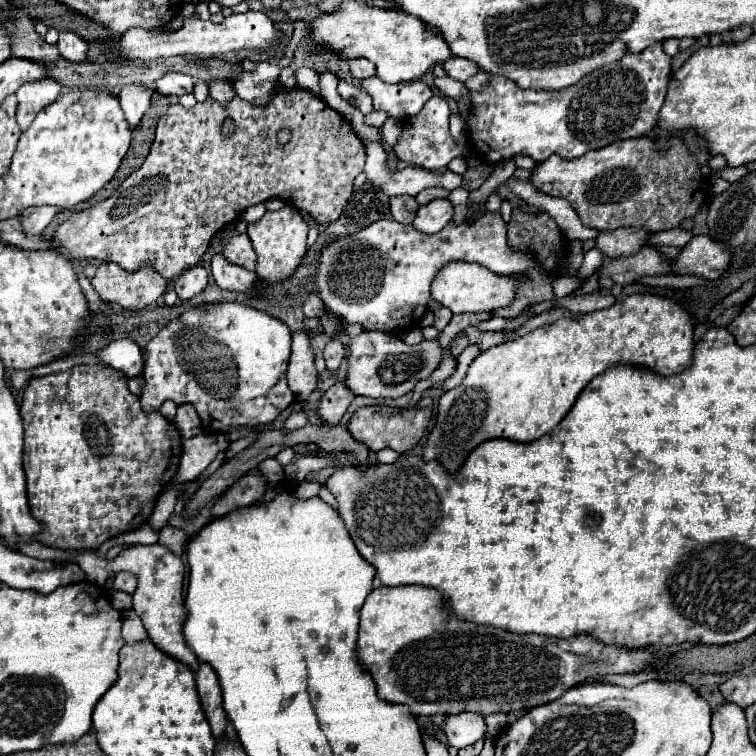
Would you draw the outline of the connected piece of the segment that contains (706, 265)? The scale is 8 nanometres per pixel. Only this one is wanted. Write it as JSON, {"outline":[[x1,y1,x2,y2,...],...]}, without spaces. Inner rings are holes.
{"outline":[[706,235,692,237,680,255,672,259,674,275,694,275,702,279,718,279,728,267,728,251,720,243,712,243]]}

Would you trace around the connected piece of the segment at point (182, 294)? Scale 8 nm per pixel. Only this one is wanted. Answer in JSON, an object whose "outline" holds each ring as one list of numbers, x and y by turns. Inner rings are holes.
{"outline":[[196,265,196,267,190,267,188,271,184,271,184,275,180,275,174,281,174,291,176,291,178,299,190,301,198,293,202,293,206,289,206,285,208,285,208,271,202,265]]}

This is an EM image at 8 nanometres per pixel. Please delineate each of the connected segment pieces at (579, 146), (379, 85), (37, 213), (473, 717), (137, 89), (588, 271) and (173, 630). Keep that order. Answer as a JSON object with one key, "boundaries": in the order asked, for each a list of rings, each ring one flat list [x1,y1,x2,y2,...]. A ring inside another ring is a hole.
{"boundaries":[[[652,43,644,51,626,55,616,63,608,63,584,75,578,83,554,93,522,89,502,75,492,75,482,91,470,91,468,139,484,163,498,163,500,159,512,159,516,155,528,155,540,163,554,153,562,159,576,159,592,149,600,149,622,139,648,135,656,125,658,111,664,103,670,73,670,57,662,51,662,43]],[[378,77,360,81,360,89,372,97,374,109,382,109,394,119,416,115,416,111,420,111,420,107,434,95,432,89,422,81,390,85]],[[38,207,38,209,26,209,20,215,20,223,22,223,22,231,24,235,38,235,42,233,48,223,54,219,54,215,58,213,58,207]],[[460,713,448,715,440,727,448,739,448,745,462,749,474,745,478,739,484,739,486,725,484,719,476,713]],[[126,85,126,87,122,87,122,91,120,91,118,97,120,97,120,105,122,105,122,111,126,115,128,125,132,129,136,129,136,125,142,119,142,115,150,107,152,91,144,89,142,85]],[[600,249,588,251,586,257,584,257,584,261,582,261,582,265,580,265,580,269,578,269,578,277,582,277,582,279,590,279,592,273,598,271,598,267,602,265,602,261,604,261,604,255,602,255]],[[156,543,156,545,134,545,108,561,114,561,120,571,138,575,138,589,132,595,134,611,142,619,152,643,160,651,166,651,166,655,176,657,178,661,186,663,192,671,196,671,200,667,200,661,194,659,194,653,186,645,184,635,182,635,182,625,186,617,186,607,184,607,184,597,182,597,182,581,184,581,182,557,174,555,164,545]]]}

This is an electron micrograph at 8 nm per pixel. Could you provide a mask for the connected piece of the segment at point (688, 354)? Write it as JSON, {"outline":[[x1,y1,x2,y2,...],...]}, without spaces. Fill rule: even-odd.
{"outline":[[636,293,608,309,580,315,578,319,564,319,514,341,490,347,470,363,462,383,440,397,436,423,428,433,422,457,426,461,438,461,450,475,454,475,468,459,468,453,488,439,510,439,516,443,536,441,552,431,572,409,580,391,612,365,634,365,658,375,676,375,676,371,690,367,694,349,692,333,694,321,678,303,658,295]]}

